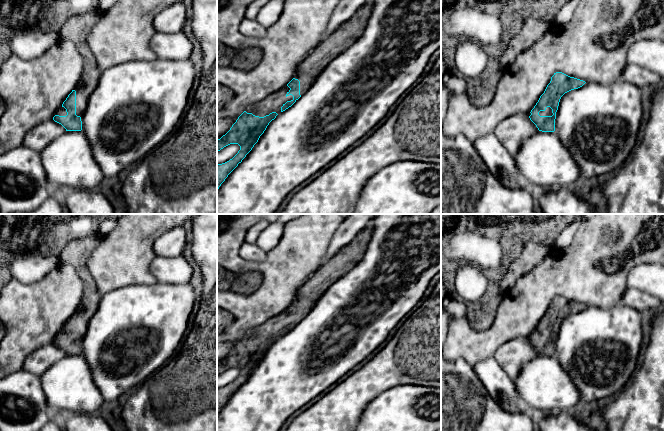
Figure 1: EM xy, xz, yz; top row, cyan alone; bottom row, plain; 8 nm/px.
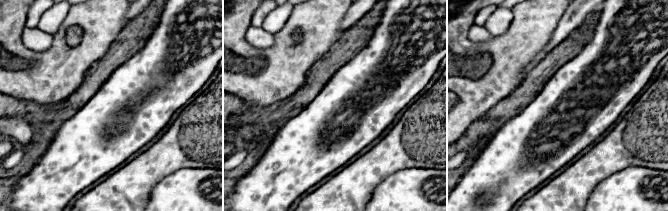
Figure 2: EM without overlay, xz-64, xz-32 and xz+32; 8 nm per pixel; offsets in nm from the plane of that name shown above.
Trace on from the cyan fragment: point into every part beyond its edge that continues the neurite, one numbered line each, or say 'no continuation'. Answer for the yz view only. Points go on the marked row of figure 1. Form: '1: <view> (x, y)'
1: yz (548, 112)

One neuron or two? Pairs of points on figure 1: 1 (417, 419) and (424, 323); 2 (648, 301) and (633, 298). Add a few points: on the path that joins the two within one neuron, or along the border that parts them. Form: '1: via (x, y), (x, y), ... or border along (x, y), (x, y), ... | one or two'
1: border along (396, 385), (421, 384), (430, 386) | two
2: via (644, 301), (637, 299) | one

